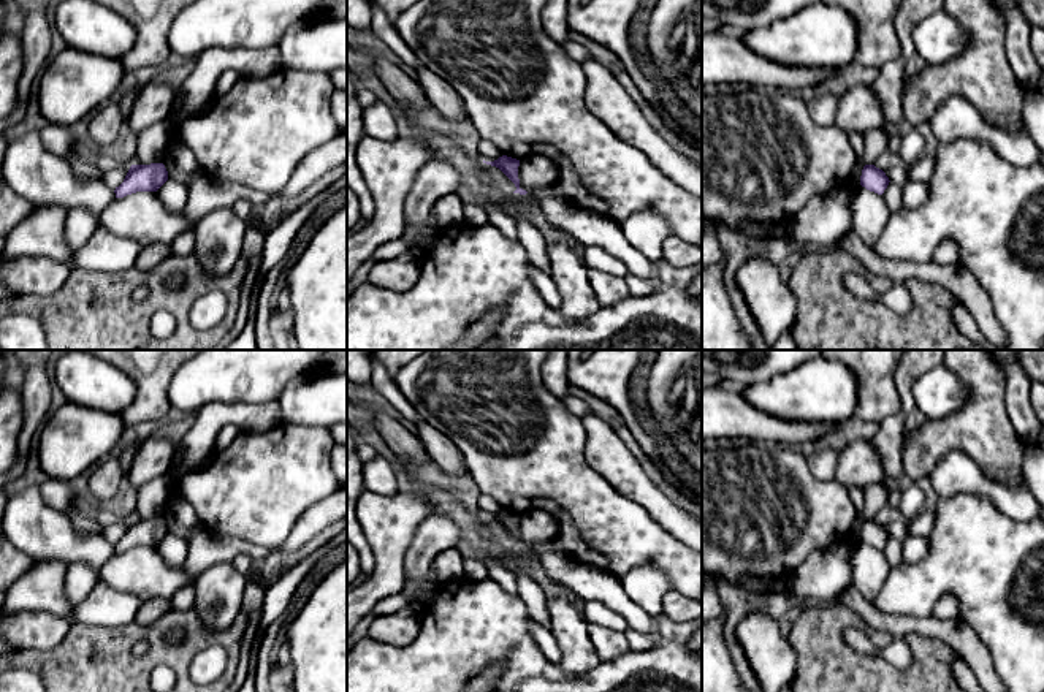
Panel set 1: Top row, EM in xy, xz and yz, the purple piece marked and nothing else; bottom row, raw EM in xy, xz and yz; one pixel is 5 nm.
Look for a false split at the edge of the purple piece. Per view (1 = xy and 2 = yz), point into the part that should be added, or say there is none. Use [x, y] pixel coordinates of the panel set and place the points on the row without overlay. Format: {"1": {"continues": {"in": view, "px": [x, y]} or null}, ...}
{"1": {"continues": null}, "2": {"continues": null}}

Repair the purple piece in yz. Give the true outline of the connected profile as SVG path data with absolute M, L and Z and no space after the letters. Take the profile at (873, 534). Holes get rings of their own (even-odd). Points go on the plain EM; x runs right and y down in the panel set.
M865 519L860 530L860 540L870 546L882 549L889 540L889 532L886 527L874 519Z

